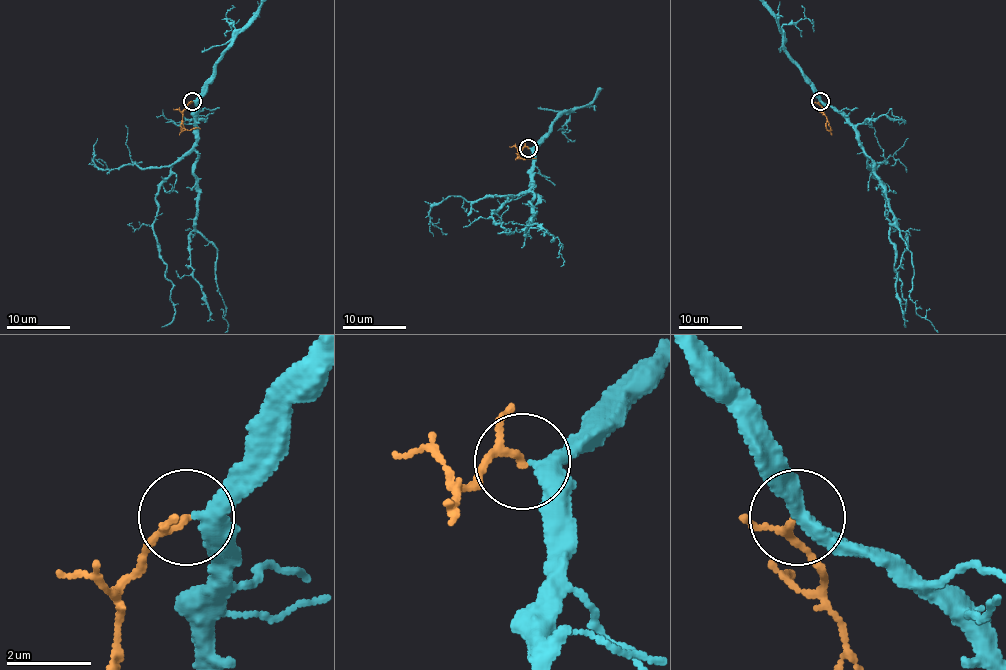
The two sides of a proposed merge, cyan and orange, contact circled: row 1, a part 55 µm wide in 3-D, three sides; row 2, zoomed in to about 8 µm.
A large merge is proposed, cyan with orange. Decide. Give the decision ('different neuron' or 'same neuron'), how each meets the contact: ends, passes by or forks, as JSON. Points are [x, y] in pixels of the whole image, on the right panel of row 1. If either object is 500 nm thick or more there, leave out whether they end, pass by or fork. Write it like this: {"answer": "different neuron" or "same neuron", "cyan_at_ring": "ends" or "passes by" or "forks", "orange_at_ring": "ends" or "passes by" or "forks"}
{"answer": "same neuron", "cyan_at_ring": "passes by", "orange_at_ring": "passes by"}

